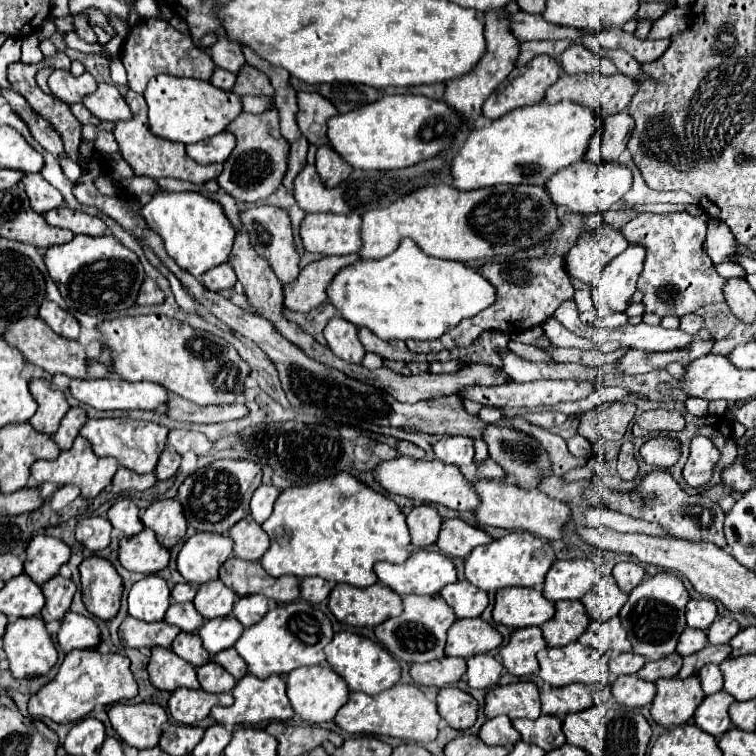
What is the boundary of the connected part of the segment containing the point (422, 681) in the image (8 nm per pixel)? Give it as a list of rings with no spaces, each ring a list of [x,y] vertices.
[[[443,657],[437,661],[429,661],[429,663],[417,663],[411,667],[411,677],[417,685],[423,687],[445,687],[451,683],[457,683],[463,673],[465,673],[467,665],[461,657]]]

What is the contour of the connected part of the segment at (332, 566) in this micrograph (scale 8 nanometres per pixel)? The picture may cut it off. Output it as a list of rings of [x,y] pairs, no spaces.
[[[339,473],[333,479],[317,481],[305,487],[291,487],[285,489],[277,501],[275,511],[263,523],[265,533],[271,539],[271,547],[263,555],[261,563],[271,577],[281,575],[295,575],[295,577],[325,577],[327,581],[335,583],[349,583],[355,587],[369,587],[377,581],[373,565],[377,561],[389,563],[405,563],[409,553],[409,529],[405,523],[405,515],[397,507],[395,501],[387,499],[385,495],[373,491],[371,487],[363,485],[349,473]]]

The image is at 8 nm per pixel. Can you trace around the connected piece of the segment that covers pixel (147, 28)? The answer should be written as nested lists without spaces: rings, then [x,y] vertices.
[[[139,19],[133,27],[129,27],[129,33],[123,41],[121,53],[123,53],[121,61],[127,69],[129,87],[137,93],[143,93],[149,79],[159,75],[159,73],[209,81],[213,71],[215,71],[213,59],[205,51],[197,49],[189,35],[179,33],[163,19]]]

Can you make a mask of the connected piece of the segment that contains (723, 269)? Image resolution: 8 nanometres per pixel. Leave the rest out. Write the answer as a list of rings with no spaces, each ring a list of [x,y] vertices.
[[[723,261],[719,265],[715,265],[717,273],[721,273],[721,277],[729,279],[729,277],[739,277],[739,275],[745,275],[745,269],[737,263],[731,263],[731,261]]]

